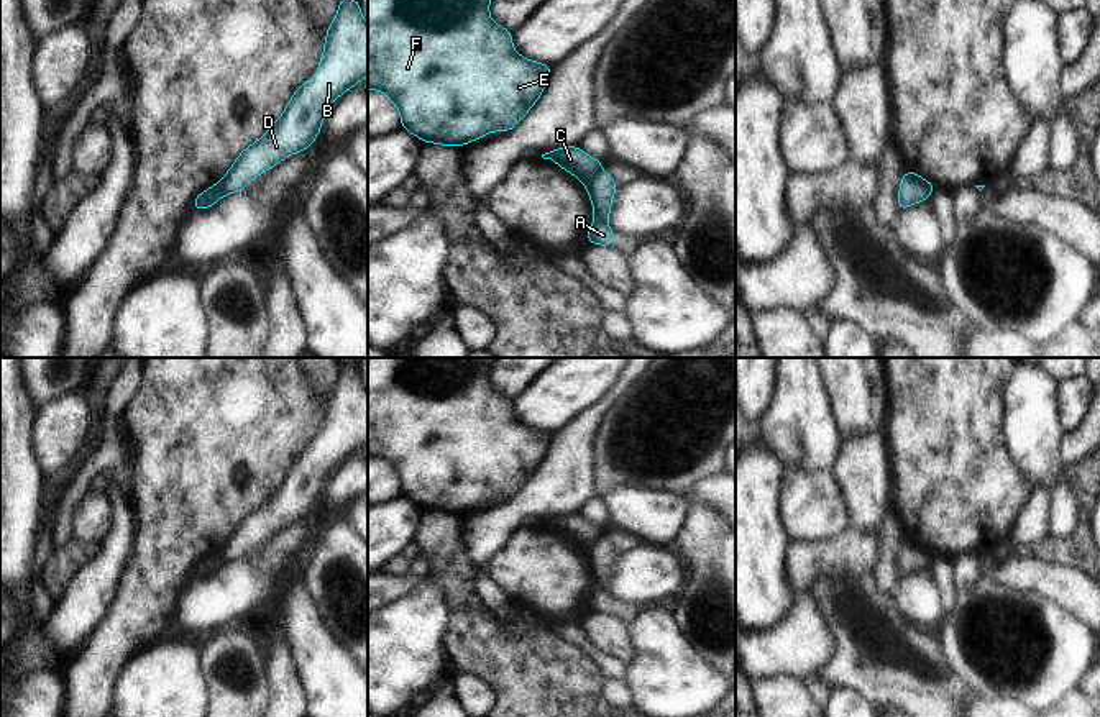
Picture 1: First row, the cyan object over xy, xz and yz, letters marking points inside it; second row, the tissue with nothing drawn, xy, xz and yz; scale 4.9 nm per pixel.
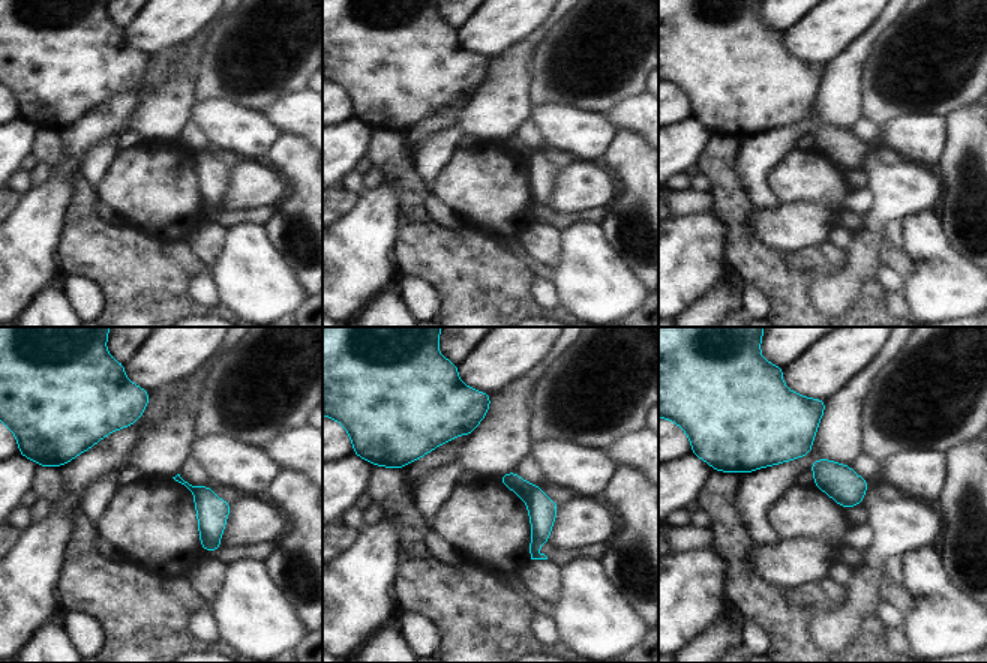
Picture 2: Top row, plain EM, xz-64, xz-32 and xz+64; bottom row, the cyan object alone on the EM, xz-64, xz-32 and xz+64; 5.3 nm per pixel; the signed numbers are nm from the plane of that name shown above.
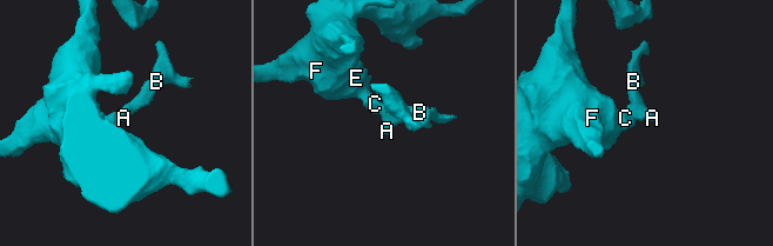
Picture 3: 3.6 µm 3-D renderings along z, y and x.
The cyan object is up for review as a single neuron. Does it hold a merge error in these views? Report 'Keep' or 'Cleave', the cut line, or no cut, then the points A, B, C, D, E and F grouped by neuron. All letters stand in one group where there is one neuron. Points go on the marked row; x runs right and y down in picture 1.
Cleave. Split along xz (600, 169), (585, 184). Groups: A B D / C E F.

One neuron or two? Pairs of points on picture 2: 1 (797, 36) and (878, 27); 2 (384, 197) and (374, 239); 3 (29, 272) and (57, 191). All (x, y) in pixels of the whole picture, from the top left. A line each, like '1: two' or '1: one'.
1: two
2: one
3: one

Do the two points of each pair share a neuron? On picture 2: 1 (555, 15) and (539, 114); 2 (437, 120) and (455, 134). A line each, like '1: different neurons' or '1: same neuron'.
1: different neurons
2: different neurons

